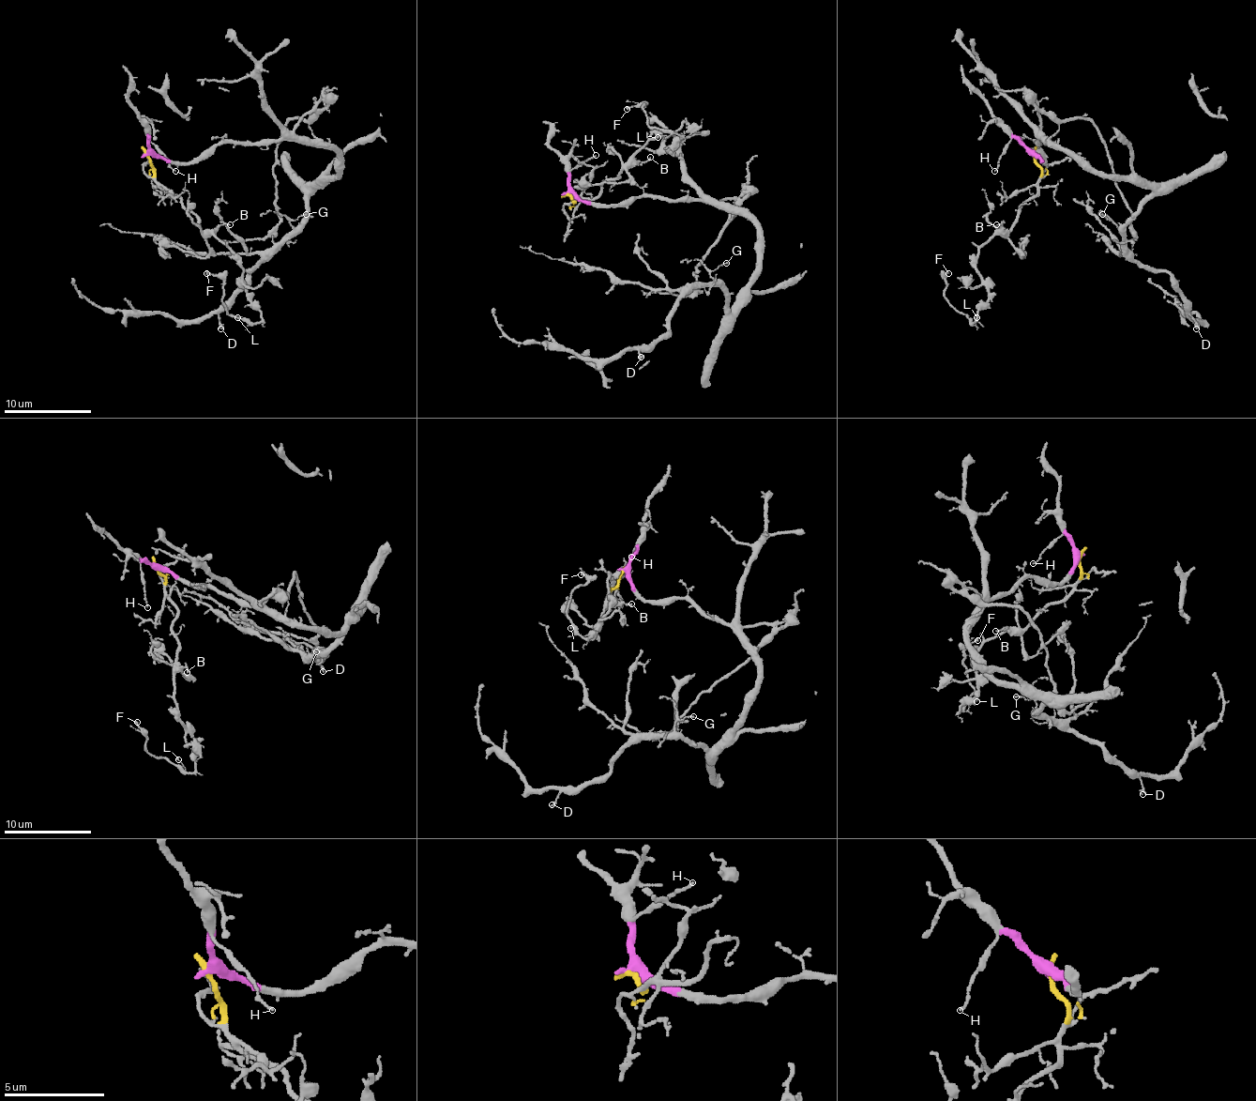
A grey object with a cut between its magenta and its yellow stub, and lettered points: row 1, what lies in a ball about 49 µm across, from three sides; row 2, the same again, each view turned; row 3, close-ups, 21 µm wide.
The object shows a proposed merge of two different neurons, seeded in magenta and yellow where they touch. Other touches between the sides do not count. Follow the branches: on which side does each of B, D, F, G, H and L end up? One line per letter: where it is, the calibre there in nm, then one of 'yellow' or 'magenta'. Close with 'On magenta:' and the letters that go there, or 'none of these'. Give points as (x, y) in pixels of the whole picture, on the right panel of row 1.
B: place (996, 224); calibre 90 nm; yellow
D: place (1196, 328); calibre 160 nm; magenta
F: place (948, 273); calibre 150 nm; yellow
G: place (1102, 214); calibre 120 nm; magenta
H: place (994, 171); calibre 100 nm; magenta
L: place (976, 317); calibre 110 nm; yellow
On magenta: D, G, H

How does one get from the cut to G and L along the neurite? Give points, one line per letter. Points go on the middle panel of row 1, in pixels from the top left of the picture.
G: (567, 192), (617, 206), (642, 197), (725, 201), (757, 230), (757, 278), (733, 313), (709, 273), (727, 263)
L: (567, 192), (574, 201), (592, 199), (655, 136), (663, 138), (668, 149), (681, 136), (657, 138)

